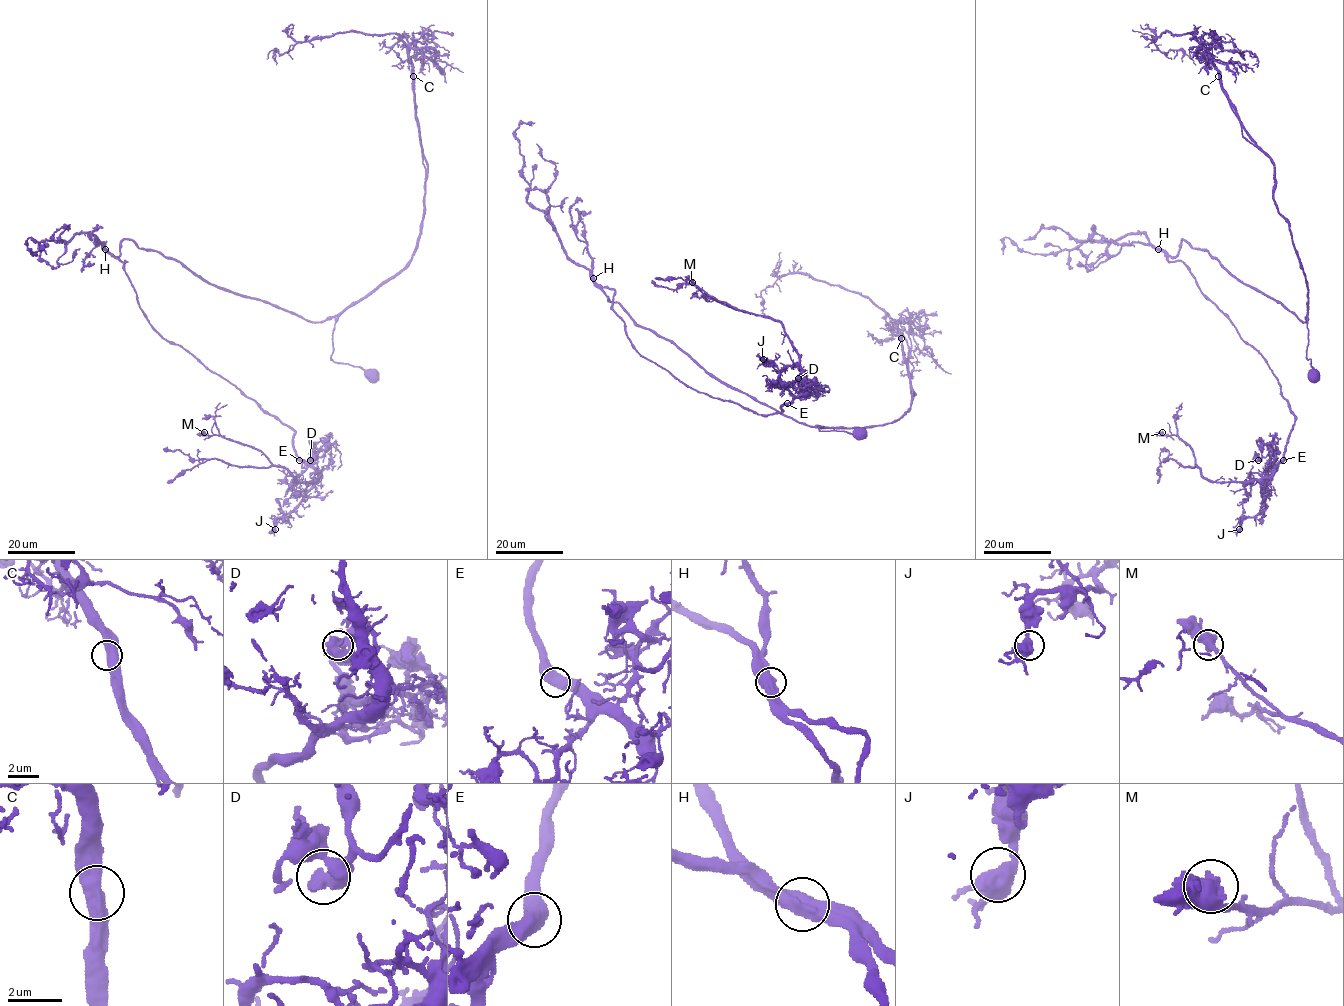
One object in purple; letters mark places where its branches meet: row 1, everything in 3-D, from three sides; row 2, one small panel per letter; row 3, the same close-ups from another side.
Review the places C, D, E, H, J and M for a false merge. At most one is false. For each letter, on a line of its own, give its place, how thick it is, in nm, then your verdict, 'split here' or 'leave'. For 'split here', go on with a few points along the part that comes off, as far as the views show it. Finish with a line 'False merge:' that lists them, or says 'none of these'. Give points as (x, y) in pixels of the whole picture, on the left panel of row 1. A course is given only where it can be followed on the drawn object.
C: place (413, 76); calibre 550 nm; leave
D: place (310, 460); calibre 600 nm; leave
E: place (299, 460); calibre 600 nm; leave
H: place (105, 249); calibre 600 nm; split here; course (106, 249), (127, 262), (154, 328), (292, 429), (319, 476), (163, 448)
J: place (275, 529); calibre 650 nm; leave
M: place (204, 432); calibre 600 nm; leave
False merge: H

